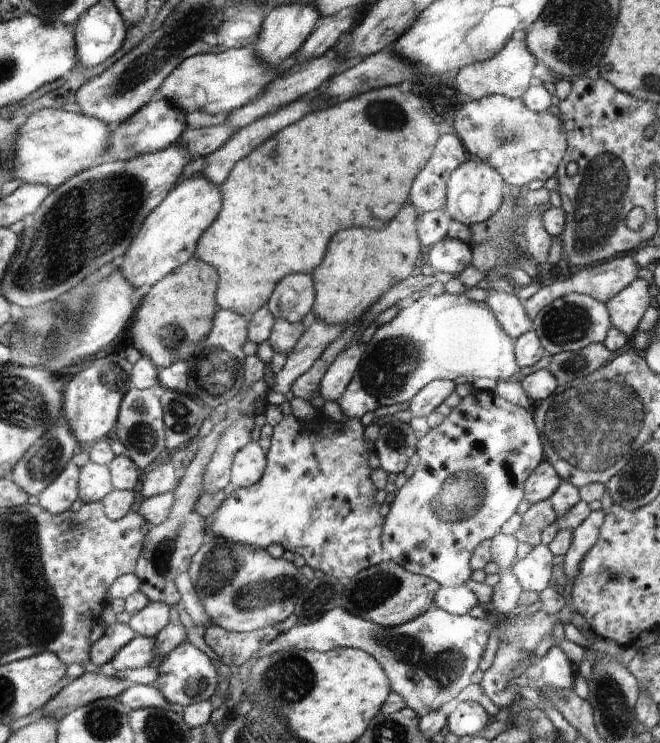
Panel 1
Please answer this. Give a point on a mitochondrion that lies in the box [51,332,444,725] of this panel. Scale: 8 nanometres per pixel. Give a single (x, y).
(248, 595)

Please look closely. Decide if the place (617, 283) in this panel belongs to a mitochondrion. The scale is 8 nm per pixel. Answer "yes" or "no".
no

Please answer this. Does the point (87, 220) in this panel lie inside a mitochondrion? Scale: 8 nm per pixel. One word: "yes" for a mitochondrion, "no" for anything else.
yes

